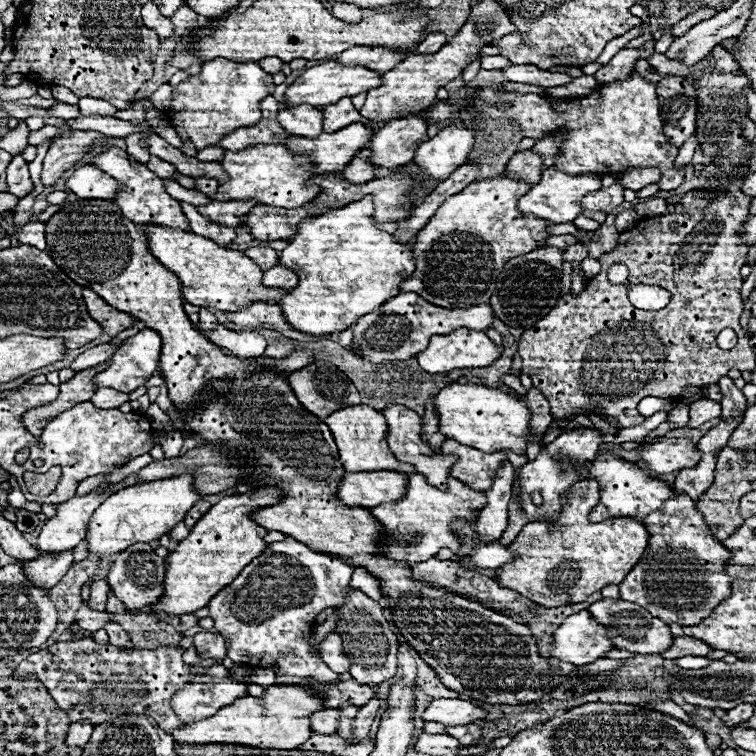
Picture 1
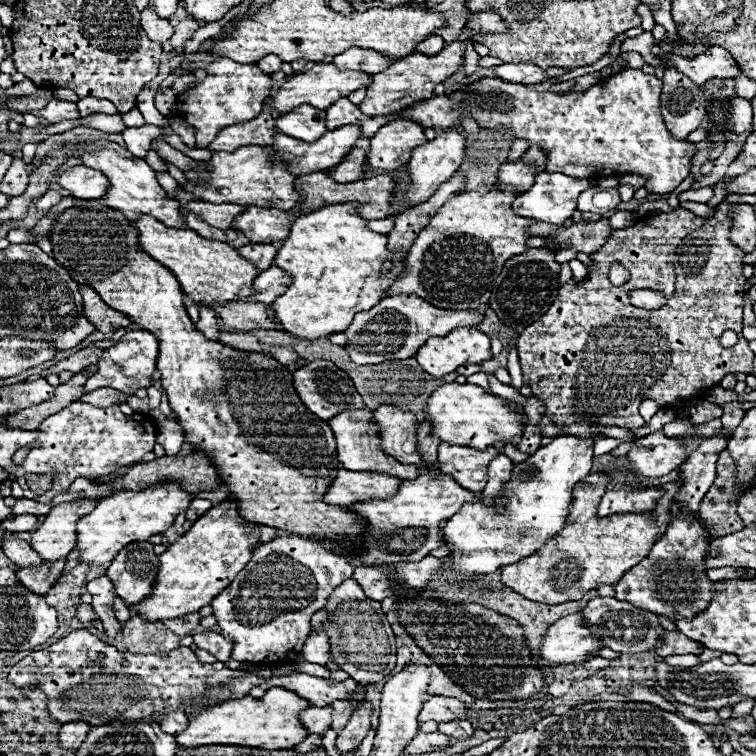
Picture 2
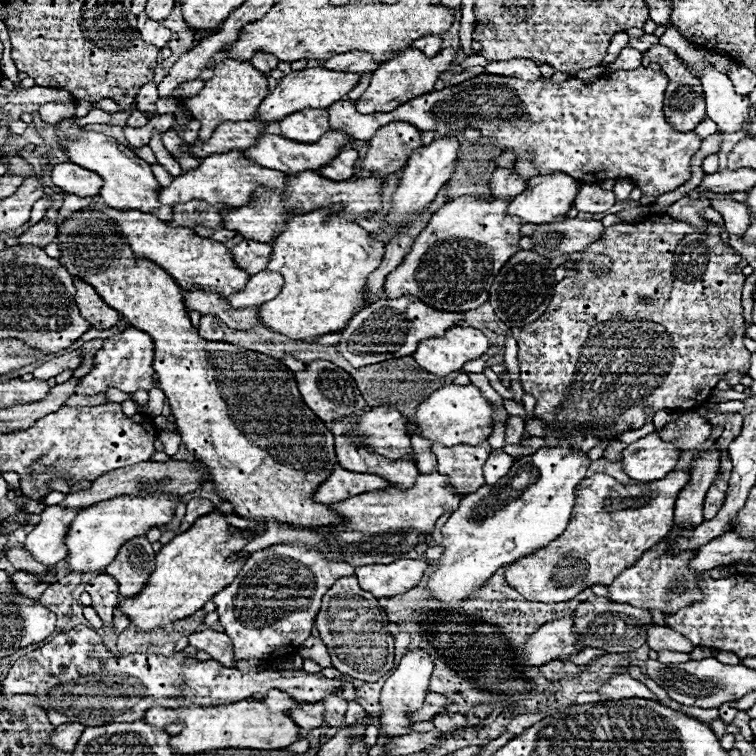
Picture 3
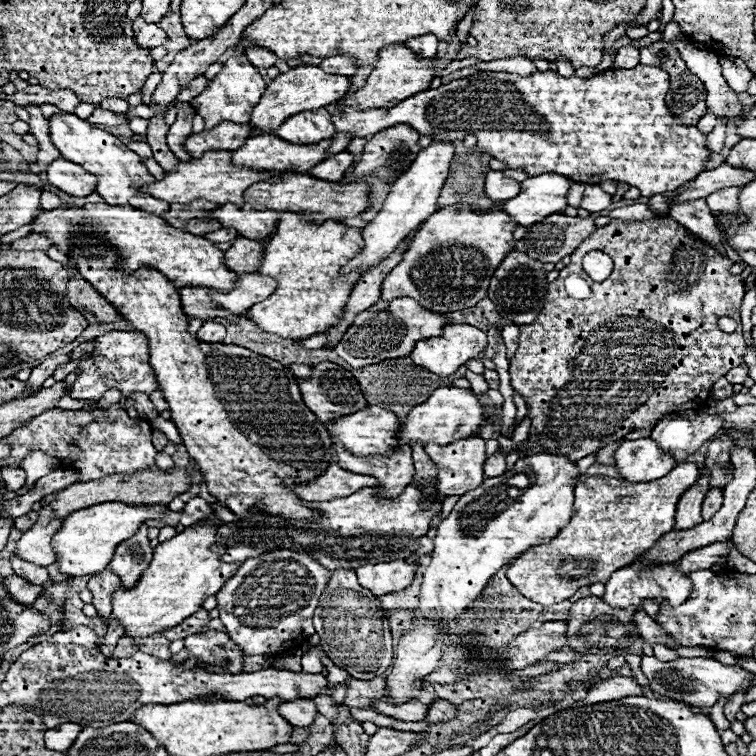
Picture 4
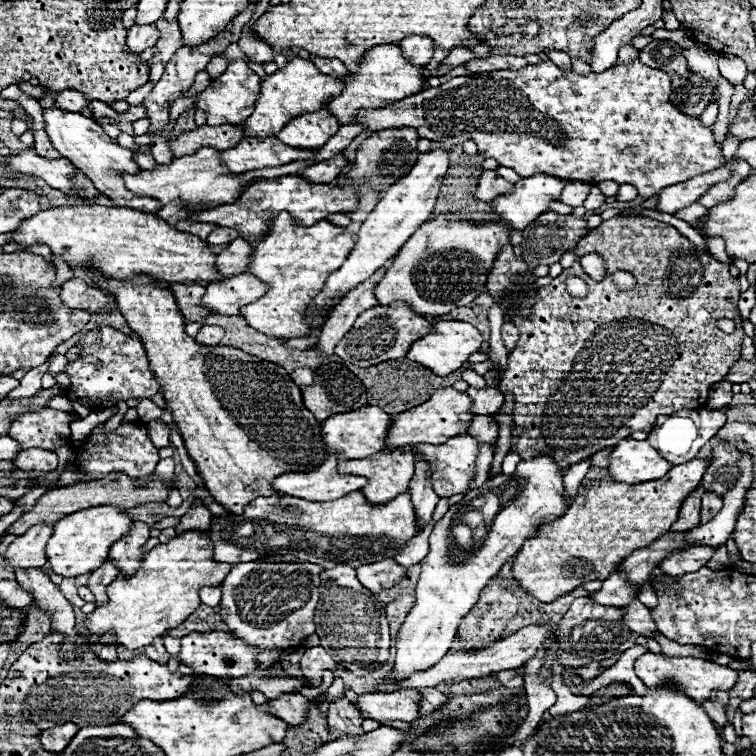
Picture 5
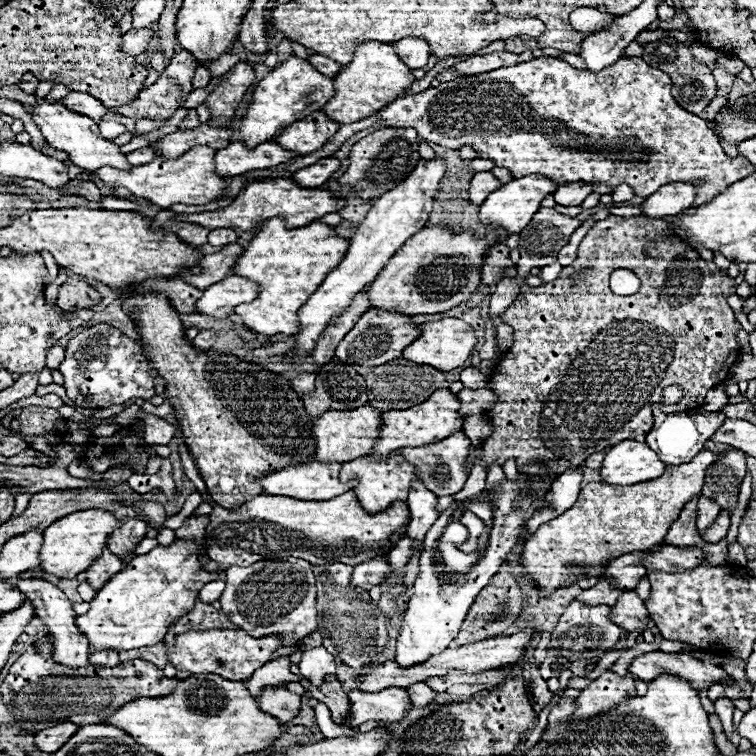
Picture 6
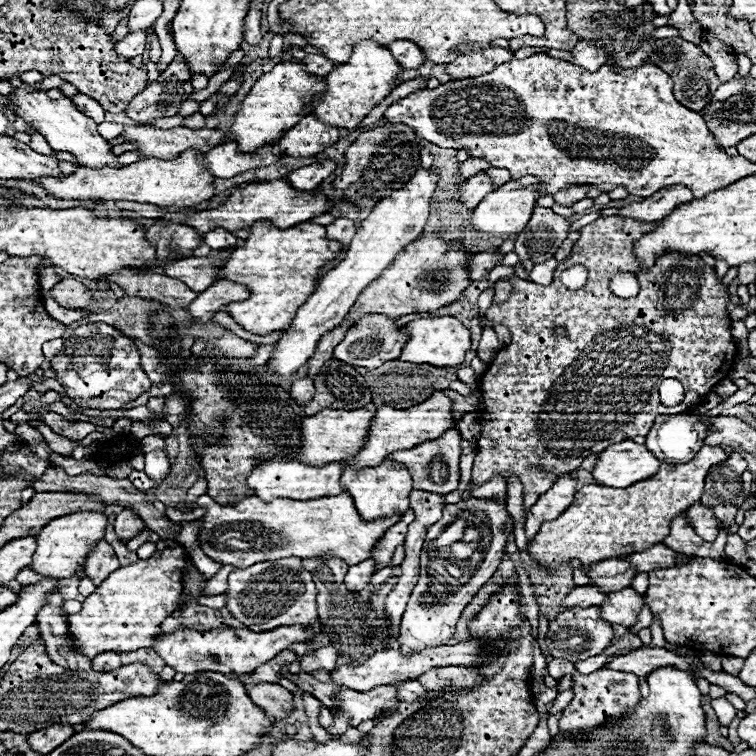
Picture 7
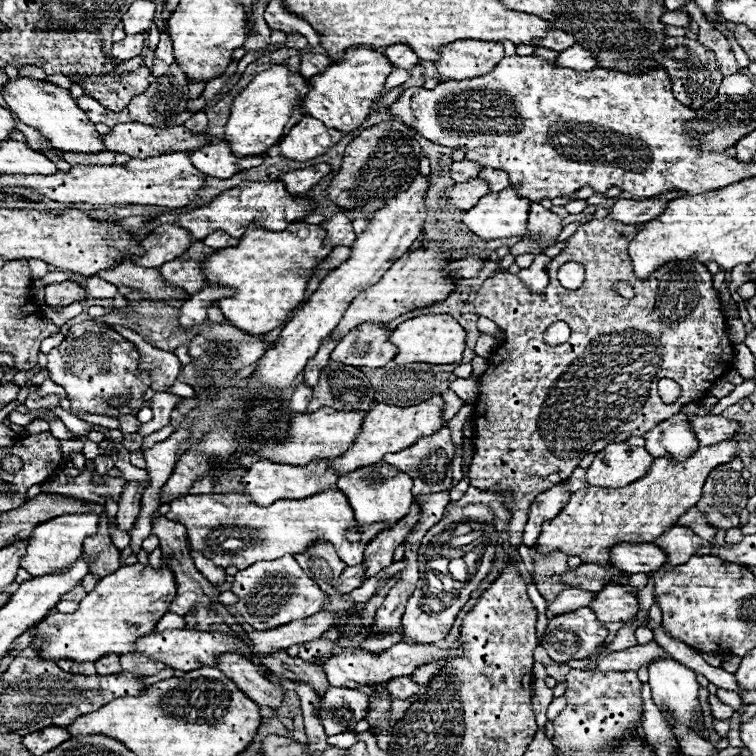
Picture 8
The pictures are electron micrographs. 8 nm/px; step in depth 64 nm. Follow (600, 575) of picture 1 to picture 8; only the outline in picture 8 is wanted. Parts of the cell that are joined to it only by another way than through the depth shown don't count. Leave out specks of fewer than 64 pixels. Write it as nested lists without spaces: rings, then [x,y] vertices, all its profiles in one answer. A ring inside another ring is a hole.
[[[728,440],[716,446],[702,446],[684,462],[664,456],[656,458],[644,478],[624,488],[584,486],[570,496],[570,502],[554,520],[542,524],[534,550],[540,554],[562,550],[568,556],[580,556],[584,564],[608,564],[610,546],[618,542],[654,542],[654,538],[660,538],[686,510],[696,506],[710,470],[730,462],[736,454],[738,442]]]

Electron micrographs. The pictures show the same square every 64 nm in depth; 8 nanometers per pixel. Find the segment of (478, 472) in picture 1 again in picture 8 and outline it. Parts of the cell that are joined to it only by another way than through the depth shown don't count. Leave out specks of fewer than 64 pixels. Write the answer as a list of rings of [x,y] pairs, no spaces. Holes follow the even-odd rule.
[[[442,428],[440,432],[436,432],[432,436],[420,438],[414,446],[410,446],[406,450],[386,454],[384,462],[404,470],[414,480],[412,494],[434,494],[434,492],[452,490],[452,460],[454,460],[454,454],[456,454],[456,444],[452,442],[450,430]]]

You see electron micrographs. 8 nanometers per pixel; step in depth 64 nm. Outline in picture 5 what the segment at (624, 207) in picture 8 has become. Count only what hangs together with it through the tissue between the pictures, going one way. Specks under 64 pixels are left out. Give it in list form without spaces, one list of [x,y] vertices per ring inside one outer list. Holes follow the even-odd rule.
[[[718,168],[712,172],[700,174],[700,176],[692,178],[690,182],[682,182],[678,186],[668,186],[666,190],[662,190],[658,194],[658,208],[656,210],[666,212],[666,214],[674,214],[680,208],[696,202],[714,184],[726,182],[726,178],[730,178],[730,168]]]

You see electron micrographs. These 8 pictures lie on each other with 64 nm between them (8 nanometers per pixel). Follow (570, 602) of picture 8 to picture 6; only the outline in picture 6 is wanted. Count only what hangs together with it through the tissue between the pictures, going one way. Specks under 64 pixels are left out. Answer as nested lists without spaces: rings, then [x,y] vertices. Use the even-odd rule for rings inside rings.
[[[600,580],[598,586],[590,588],[590,590],[584,590],[576,600],[580,602],[586,602],[588,606],[598,606],[598,604],[606,604],[606,606],[614,606],[614,602],[618,602],[618,598],[622,596],[624,592],[618,590],[614,586],[614,582],[610,580]]]

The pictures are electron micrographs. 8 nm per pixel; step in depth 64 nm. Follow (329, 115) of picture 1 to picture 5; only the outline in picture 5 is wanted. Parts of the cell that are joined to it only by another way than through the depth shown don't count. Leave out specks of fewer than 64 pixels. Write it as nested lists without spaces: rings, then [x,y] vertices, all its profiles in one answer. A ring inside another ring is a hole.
[[[546,60],[544,64],[540,66],[526,66],[524,70],[494,70],[494,72],[476,72],[476,74],[470,74],[470,76],[460,76],[460,78],[452,78],[450,82],[446,84],[440,84],[438,88],[426,88],[426,90],[420,90],[418,94],[412,94],[400,102],[394,102],[386,108],[378,108],[378,110],[362,110],[362,114],[356,114],[356,124],[364,124],[364,130],[368,132],[378,132],[378,130],[386,130],[386,128],[400,128],[400,126],[412,126],[418,130],[420,138],[428,138],[428,140],[434,140],[434,142],[442,142],[444,146],[456,146],[456,144],[462,144],[466,142],[468,138],[474,140],[478,144],[478,154],[482,154],[484,158],[496,158],[500,166],[508,166],[512,168],[514,172],[518,172],[520,176],[526,176],[526,174],[554,174],[562,180],[578,180],[578,182],[588,182],[588,184],[598,184],[598,182],[604,182],[604,180],[614,180],[618,184],[632,184],[638,188],[638,194],[642,198],[650,198],[650,196],[656,196],[658,190],[664,190],[666,186],[674,186],[678,182],[686,182],[698,174],[704,174],[704,172],[710,172],[714,168],[720,168],[720,166],[728,166],[732,168],[732,176],[730,180],[722,182],[722,184],[716,184],[708,190],[708,194],[704,194],[700,198],[702,206],[710,208],[710,206],[718,206],[718,202],[726,202],[734,196],[734,186],[744,180],[746,176],[750,176],[752,168],[746,164],[746,162],[726,162],[722,158],[722,150],[714,144],[714,138],[712,138],[712,130],[704,128],[700,124],[698,118],[688,118],[684,116],[682,112],[678,112],[670,100],[668,100],[668,94],[670,94],[670,76],[658,68],[650,68],[646,64],[642,64],[640,60],[634,60],[632,64],[616,64],[612,66],[610,70],[604,70],[602,74],[594,74],[590,72],[588,76],[580,76],[580,74],[574,74],[574,72],[562,72],[556,64],[552,64],[550,60]]]

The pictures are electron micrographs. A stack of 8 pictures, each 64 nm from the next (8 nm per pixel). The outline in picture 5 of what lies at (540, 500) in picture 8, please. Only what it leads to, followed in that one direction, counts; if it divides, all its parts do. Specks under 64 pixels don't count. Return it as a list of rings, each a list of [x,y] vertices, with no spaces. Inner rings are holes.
[[[588,458],[588,460],[582,460],[582,462],[578,462],[578,464],[572,464],[572,466],[568,468],[568,472],[566,472],[566,476],[564,476],[564,488],[566,488],[566,494],[570,496],[570,502],[574,500],[576,490],[578,490],[578,486],[580,486],[582,478],[586,476],[588,468],[590,468],[590,458]]]

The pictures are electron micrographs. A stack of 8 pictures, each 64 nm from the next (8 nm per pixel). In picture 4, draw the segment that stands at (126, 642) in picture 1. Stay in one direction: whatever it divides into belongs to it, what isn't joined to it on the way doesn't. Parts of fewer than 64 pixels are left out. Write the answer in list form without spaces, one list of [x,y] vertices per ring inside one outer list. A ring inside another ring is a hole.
[[[108,568],[90,578],[88,590],[94,596],[92,604],[98,610],[98,616],[102,616],[102,618],[108,618],[110,616],[110,610],[112,610],[112,594],[114,594],[114,590],[118,590],[118,586],[120,586],[120,578],[114,572],[110,572]]]

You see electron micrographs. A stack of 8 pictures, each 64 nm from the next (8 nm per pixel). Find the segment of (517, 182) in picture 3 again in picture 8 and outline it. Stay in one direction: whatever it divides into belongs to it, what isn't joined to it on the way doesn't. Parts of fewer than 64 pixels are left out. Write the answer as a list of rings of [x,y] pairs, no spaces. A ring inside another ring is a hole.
[[[470,178],[468,182],[456,184],[452,188],[448,188],[448,198],[452,200],[452,204],[460,210],[470,210],[470,206],[476,206],[476,202],[486,196],[488,184],[482,178]]]

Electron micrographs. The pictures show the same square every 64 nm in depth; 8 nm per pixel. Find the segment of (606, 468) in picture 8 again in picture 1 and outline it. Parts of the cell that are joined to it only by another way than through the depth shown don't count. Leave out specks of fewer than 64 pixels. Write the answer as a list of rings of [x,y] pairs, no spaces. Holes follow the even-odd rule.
[[[670,438],[670,440],[654,440],[648,446],[640,448],[642,462],[654,474],[670,474],[676,470],[684,470],[688,466],[698,464],[698,444],[686,438]]]

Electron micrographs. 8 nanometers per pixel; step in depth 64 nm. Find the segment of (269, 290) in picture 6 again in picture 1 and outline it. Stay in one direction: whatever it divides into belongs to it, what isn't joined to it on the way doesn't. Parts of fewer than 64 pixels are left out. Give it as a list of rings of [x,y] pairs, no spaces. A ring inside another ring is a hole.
[[[368,200],[352,202],[342,210],[330,210],[316,218],[306,218],[290,244],[280,252],[280,264],[292,268],[300,276],[300,284],[290,290],[278,304],[288,320],[288,324],[306,334],[334,334],[350,328],[362,314],[370,314],[400,294],[400,284],[410,278],[414,272],[414,254],[410,254],[408,244],[394,242],[392,234],[378,228],[378,222],[372,218],[374,204]]]

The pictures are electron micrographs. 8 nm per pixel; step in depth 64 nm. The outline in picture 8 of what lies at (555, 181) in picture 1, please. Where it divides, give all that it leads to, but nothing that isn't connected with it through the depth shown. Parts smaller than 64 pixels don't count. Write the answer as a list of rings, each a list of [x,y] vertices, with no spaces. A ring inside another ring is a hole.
[[[508,186],[500,192],[490,192],[474,208],[470,208],[462,222],[484,240],[512,238],[526,234],[526,218],[530,212],[530,200],[518,196]]]

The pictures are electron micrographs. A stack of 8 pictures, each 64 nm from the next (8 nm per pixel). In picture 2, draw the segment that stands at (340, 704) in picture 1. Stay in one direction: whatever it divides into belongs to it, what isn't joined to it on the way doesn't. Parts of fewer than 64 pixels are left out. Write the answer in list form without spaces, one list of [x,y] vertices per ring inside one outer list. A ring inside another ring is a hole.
[[[84,628],[72,632],[68,638],[62,638],[44,650],[30,652],[10,670],[8,680],[18,688],[30,684],[42,688],[48,696],[50,714],[54,714],[54,718],[60,722],[78,722],[78,718],[82,718],[82,722],[98,726],[112,720],[150,718],[158,714],[162,730],[170,734],[178,734],[186,728],[186,716],[182,712],[184,700],[206,690],[210,690],[210,698],[214,700],[220,686],[230,686],[234,692],[232,698],[248,696],[252,686],[260,686],[264,690],[280,686],[300,694],[312,702],[312,706],[330,706],[336,700],[348,700],[348,696],[356,702],[362,702],[366,696],[366,688],[352,678],[336,682],[308,674],[290,674],[262,680],[248,672],[230,670],[222,662],[200,664],[188,646],[180,646],[168,654],[118,652],[114,646],[104,644],[98,636]]]

